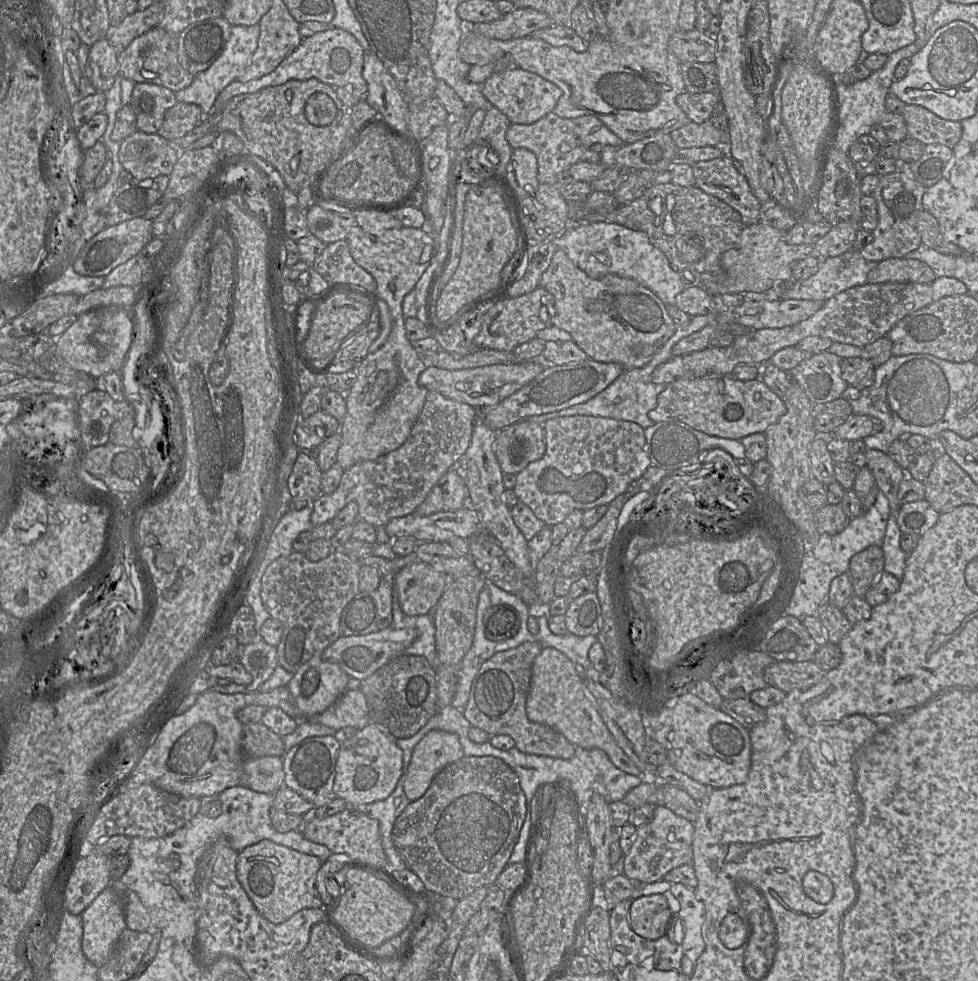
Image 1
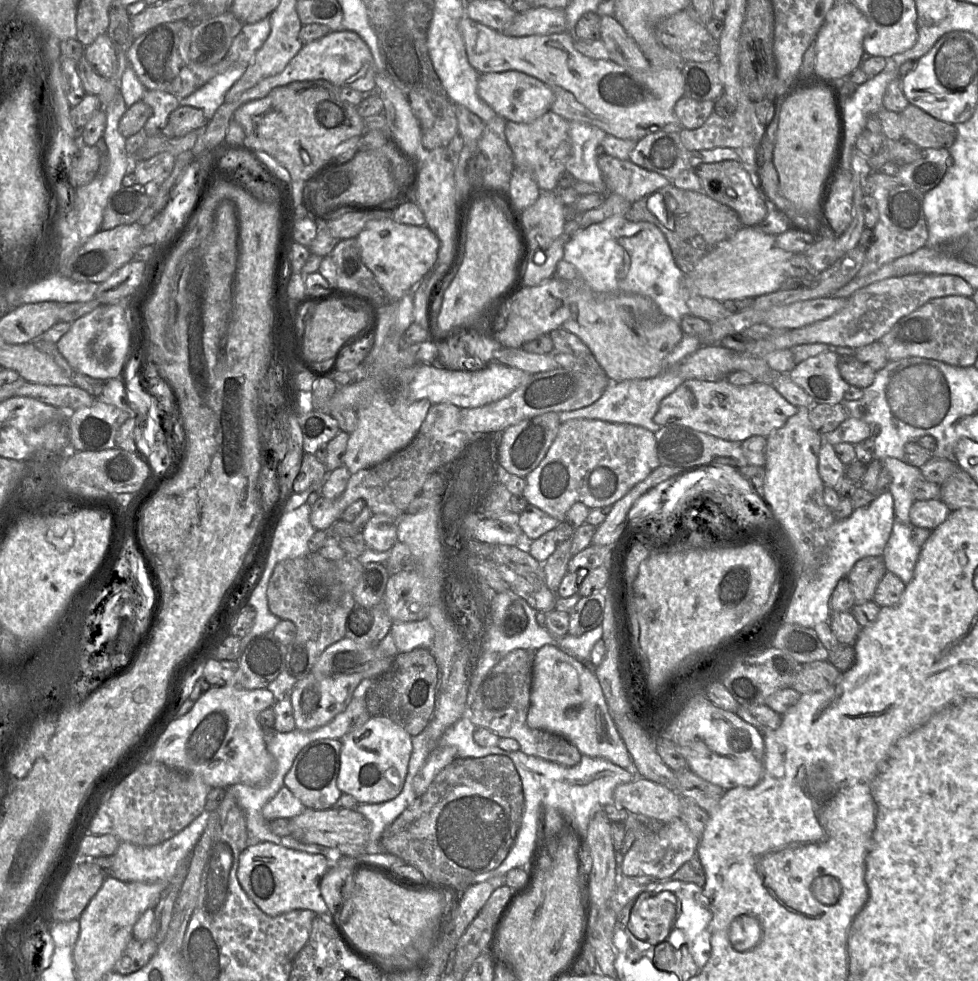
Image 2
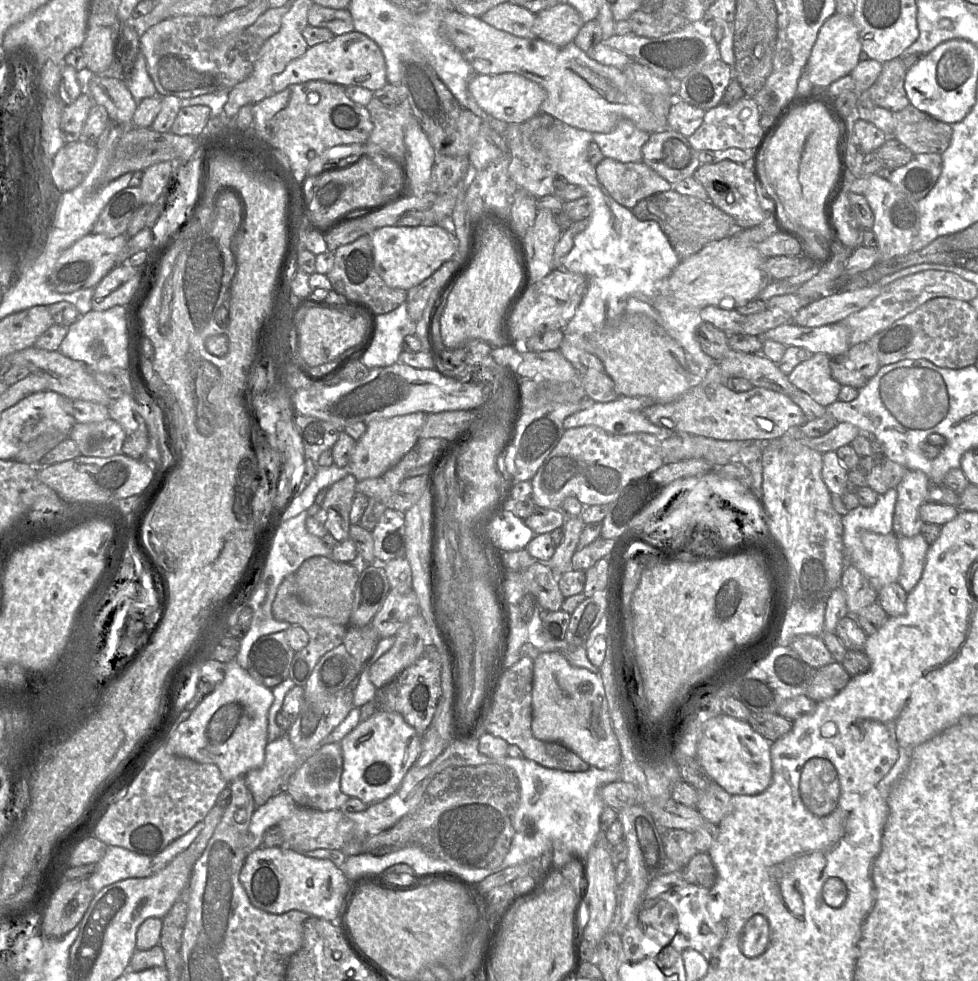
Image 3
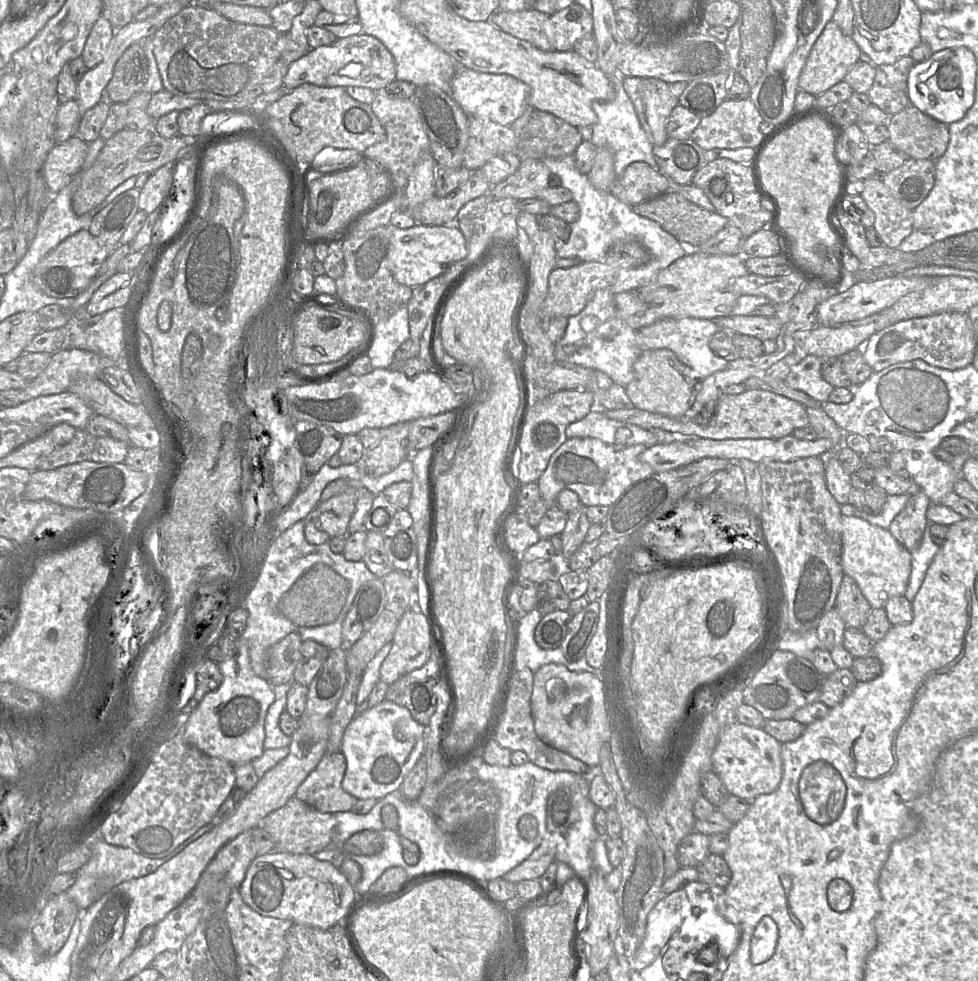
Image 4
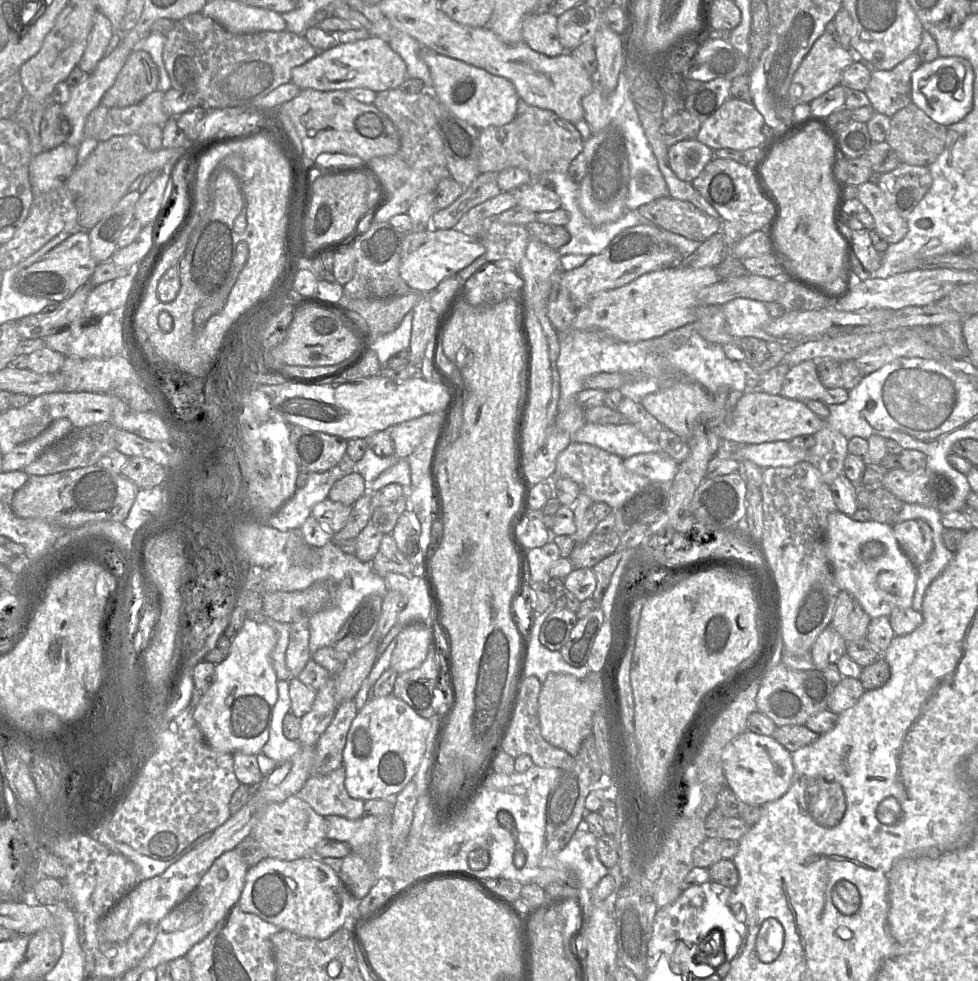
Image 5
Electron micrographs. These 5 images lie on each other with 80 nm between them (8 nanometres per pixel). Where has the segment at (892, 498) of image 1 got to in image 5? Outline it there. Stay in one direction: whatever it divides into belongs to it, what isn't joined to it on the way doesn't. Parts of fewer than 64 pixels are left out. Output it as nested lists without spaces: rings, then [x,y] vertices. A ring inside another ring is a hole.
[[[911,519],[892,524],[892,531],[902,551],[916,568],[925,564],[933,552],[933,533],[922,519]]]

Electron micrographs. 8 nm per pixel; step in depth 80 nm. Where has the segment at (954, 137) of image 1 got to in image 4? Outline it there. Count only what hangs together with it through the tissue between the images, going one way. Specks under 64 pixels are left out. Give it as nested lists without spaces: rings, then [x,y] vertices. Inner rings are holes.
[[[908,105],[890,117],[889,141],[908,158],[937,161],[949,144],[948,125]]]

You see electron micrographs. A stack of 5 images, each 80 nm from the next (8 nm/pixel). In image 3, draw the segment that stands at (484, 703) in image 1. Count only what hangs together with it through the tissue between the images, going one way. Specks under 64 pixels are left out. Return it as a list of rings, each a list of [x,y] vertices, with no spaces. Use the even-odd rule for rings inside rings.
[[[523,657],[512,666],[505,668],[494,693],[491,708],[482,721],[485,731],[504,739],[508,744],[518,746],[525,758],[544,767],[567,772],[588,770],[591,766],[564,745],[542,741],[533,735],[531,730],[533,665],[533,659]]]

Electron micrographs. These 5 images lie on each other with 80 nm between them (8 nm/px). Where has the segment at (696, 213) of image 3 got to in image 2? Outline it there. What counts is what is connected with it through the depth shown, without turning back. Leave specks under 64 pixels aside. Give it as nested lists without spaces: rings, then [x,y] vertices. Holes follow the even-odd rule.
[[[672,183],[631,204],[625,217],[632,222],[650,222],[665,235],[676,265],[684,275],[690,274],[697,262],[721,241],[734,236],[743,224],[730,207],[703,192],[679,189]]]

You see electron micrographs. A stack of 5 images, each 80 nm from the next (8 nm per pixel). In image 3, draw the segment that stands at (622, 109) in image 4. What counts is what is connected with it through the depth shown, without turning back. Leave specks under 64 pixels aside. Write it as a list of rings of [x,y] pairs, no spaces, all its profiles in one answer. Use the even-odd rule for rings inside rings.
[[[626,118],[618,120],[608,133],[592,133],[595,142],[604,157],[622,163],[641,162],[642,147],[648,141],[650,133],[638,129]]]

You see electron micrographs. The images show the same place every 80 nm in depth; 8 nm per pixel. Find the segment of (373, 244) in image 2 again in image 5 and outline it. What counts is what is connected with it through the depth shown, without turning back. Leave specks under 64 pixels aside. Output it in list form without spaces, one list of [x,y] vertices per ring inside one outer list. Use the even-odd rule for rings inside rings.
[[[429,228],[421,232],[409,232],[404,236],[399,265],[401,278],[419,293],[429,293],[443,280],[457,275],[485,252],[483,244],[475,237],[454,229]]]

